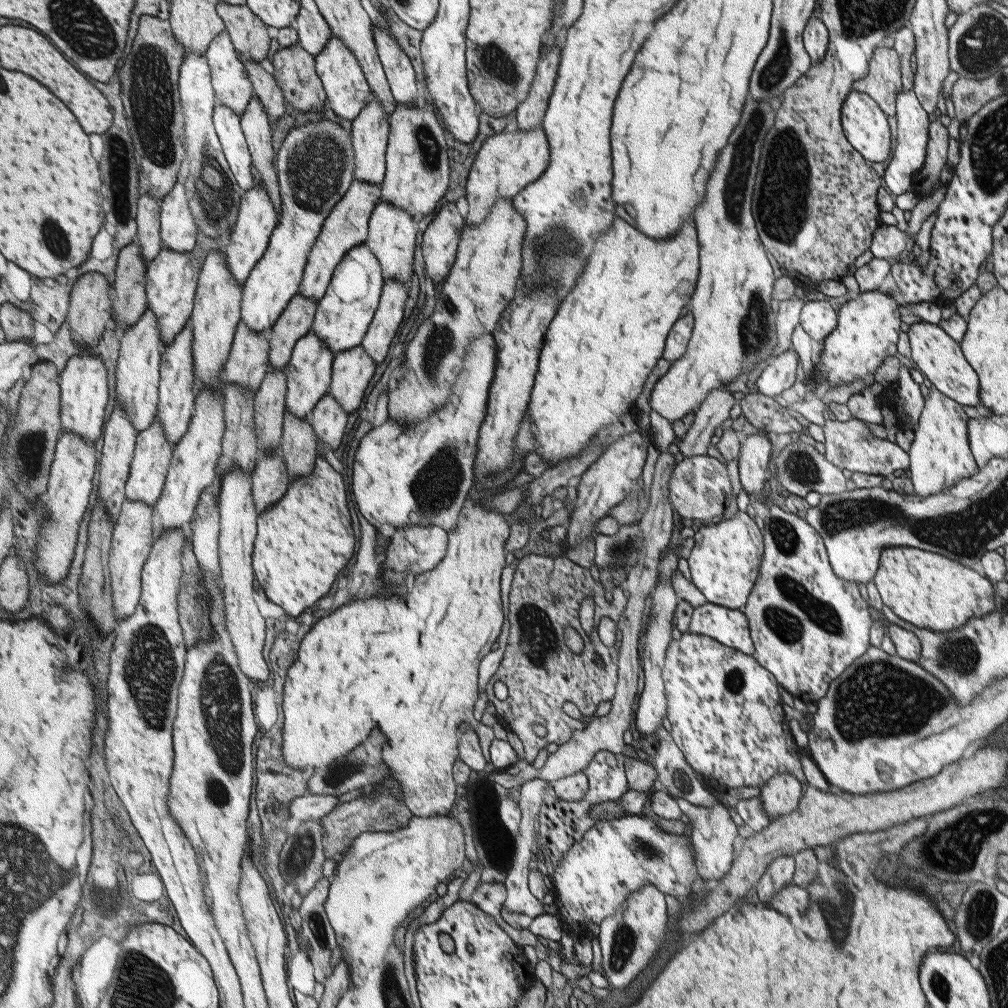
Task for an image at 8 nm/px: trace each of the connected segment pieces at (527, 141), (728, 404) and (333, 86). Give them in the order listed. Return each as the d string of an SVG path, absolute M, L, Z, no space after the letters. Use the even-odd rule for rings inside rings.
M542 126L535 128L534 130L516 130L516 132L510 134L510 132L498 133L492 137L488 137L482 145L482 149L477 152L476 159L472 164L470 173L466 183L466 195L469 211L466 216L467 226L473 226L473 224L482 224L489 216L489 211L495 206L496 201L499 198L509 198L514 200L515 196L519 192L527 188L532 182L539 180L543 176L547 166L550 164L550 140L548 140Z
M719 388L710 390L708 398L695 412L694 423L678 445L680 452L688 458L706 455L714 430L722 428L722 424L730 418L730 411L734 405L732 392Z
M333 38L316 59L320 76L325 82L331 108L343 118L355 121L373 98L371 86L364 78L356 53L340 38Z

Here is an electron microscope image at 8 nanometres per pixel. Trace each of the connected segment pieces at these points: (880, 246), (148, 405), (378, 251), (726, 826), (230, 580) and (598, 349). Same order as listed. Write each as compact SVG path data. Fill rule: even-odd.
M884 223L876 230L870 250L876 258L895 261L900 254L906 252L910 237L911 235L900 231L896 225Z
M152 309L122 337L119 373L114 374L117 386L117 401L129 412L133 425L143 433L158 419L161 401L163 358L169 347L163 339L160 317Z
M381 200L372 214L369 237L364 245L369 246L379 259L384 280L396 280L396 282L409 284L411 277L414 276L412 262L416 252L416 236L418 236L418 229L414 226L412 214L402 207Z
M676 798L680 810L688 816L690 824L692 824L692 832L690 832L691 845L695 854L695 865L697 866L699 876L703 880L721 880L725 874L730 872L734 853L734 840L738 836L736 830L737 824L730 816L729 810L722 804L713 804L712 808L705 806L696 806L683 798Z
M234 469L224 475L220 498L222 510L223 536L220 538L221 561L223 562L228 627L231 628L235 645L239 650L243 671L255 682L270 678L272 670L266 660L266 638L268 624L256 602L256 577L254 572L254 548L259 538L260 516L254 498L253 475L244 469Z
M616 215L613 226L595 242L592 262L588 262L588 270L580 278L580 290L560 302L548 327L532 389L529 417L535 425L535 452L548 467L569 456L578 456L589 446L591 438L614 420L620 420L638 400L648 374L662 358L668 333L695 294L699 248L694 219L685 222L675 236L648 238Z

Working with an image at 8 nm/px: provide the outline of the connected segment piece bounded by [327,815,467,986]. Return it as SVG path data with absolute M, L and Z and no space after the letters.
M448 815L431 817L413 816L406 828L394 832L363 832L355 840L350 851L340 860L337 874L332 879L331 895L327 911L337 932L339 944L352 966L353 985L362 986L374 964L386 956L386 950L394 944L396 930L406 922L410 912L418 910L434 892L440 882L448 883L456 870L462 870L466 860L464 832L456 818Z

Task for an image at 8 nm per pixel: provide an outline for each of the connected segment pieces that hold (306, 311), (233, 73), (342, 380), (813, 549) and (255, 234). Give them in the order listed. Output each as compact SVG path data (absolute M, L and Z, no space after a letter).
M299 293L287 312L273 326L271 332L272 352L271 362L274 370L286 370L295 356L295 348L315 328L320 300L308 298L308 295Z
M224 32L216 38L207 52L212 66L220 104L231 106L243 115L255 100L255 84L248 74L240 50L232 40L232 34Z
M362 346L338 352L335 362L335 380L330 394L334 395L343 407L356 412L366 396L366 388L374 376L376 364L371 354Z
M768 502L770 516L764 521L764 555L759 575L747 604L740 611L746 615L756 652L752 656L794 697L802 702L817 702L827 696L831 682L848 666L868 653L872 614L865 592L856 582L848 582L835 573L827 555L823 537L807 521Z
M259 182L259 185L251 191L247 191L243 199L239 221L231 236L230 243L226 244L226 251L224 251L238 282L248 283L250 275L259 266L259 262L267 256L272 237L275 236L275 230L279 228L281 219L282 216L277 209L275 200L263 183Z

